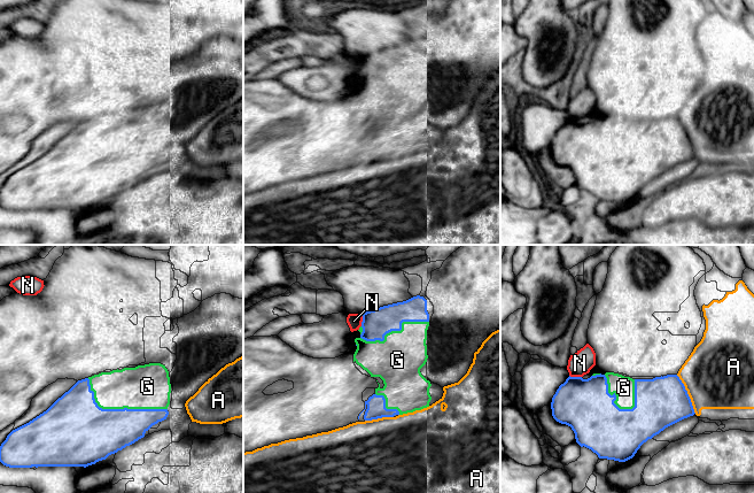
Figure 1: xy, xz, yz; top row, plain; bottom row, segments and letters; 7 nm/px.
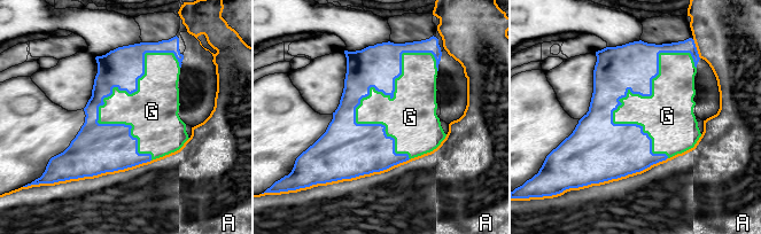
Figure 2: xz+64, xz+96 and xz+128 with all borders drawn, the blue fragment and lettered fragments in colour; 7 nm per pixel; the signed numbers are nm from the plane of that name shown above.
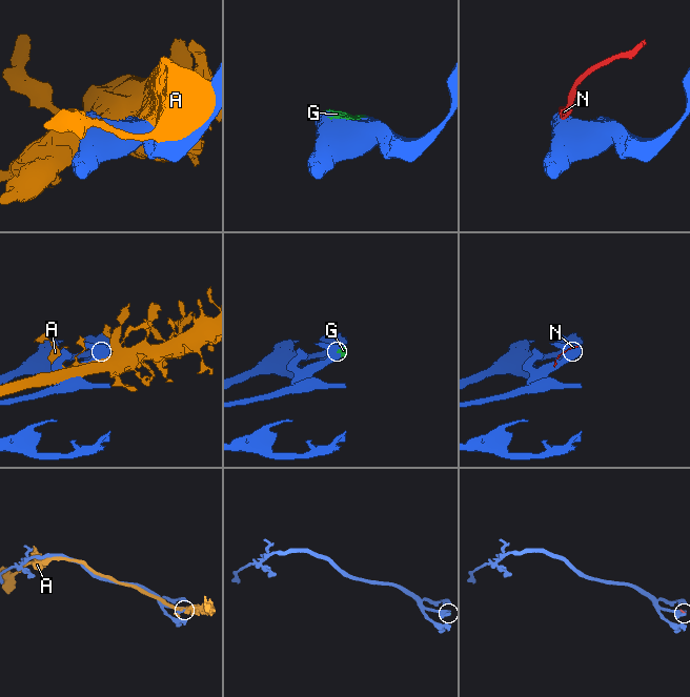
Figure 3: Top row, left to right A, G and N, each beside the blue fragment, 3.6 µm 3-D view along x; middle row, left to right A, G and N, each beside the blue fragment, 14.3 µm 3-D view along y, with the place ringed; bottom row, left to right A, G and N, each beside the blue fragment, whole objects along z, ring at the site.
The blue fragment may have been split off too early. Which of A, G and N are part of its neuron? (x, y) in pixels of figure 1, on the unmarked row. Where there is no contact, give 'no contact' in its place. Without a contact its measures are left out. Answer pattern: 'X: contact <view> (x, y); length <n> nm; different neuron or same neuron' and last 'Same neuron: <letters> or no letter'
A: contact yz (688, 137); length 300 nm; different neuron
G: contact xy (119, 152); length 600 nm; same neuron
N: contact xz (363, 62); length 90 nm; different neuron
Same neuron: G

